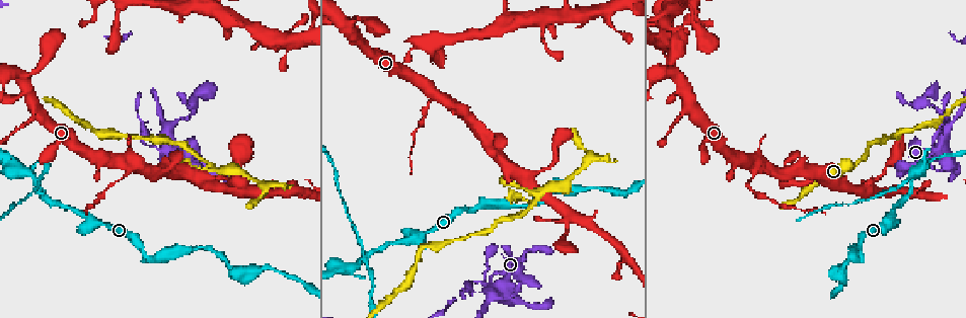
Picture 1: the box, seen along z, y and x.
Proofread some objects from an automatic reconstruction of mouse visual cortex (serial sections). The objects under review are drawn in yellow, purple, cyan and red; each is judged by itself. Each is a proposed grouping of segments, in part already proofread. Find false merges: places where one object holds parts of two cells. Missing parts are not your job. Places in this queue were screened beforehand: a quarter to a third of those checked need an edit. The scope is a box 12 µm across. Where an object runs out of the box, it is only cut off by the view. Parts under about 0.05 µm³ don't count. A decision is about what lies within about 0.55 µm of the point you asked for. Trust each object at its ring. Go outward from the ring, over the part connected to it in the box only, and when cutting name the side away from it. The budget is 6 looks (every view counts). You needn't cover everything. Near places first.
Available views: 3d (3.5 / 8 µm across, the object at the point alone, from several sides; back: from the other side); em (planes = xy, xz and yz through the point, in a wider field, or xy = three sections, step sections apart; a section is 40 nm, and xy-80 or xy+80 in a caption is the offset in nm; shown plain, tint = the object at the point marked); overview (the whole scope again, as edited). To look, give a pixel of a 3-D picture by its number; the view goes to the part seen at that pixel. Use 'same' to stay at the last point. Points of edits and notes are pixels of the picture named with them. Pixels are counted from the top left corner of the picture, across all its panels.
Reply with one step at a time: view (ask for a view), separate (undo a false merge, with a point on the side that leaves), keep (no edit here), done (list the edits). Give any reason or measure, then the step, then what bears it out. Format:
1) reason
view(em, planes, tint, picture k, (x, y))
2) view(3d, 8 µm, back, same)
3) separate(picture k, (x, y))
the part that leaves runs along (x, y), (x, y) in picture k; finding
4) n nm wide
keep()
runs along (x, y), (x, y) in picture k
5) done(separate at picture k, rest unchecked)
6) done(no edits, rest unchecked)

four arms meet
view(3d, 3.5 µm, picture 1, (679, 78))

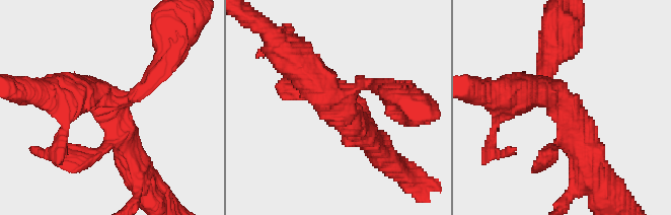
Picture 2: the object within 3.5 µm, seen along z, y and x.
4 arms; arms of 200, 200, 400, 500 nm; need the tissue
view(em, xy, step 1, tint, picture 2, (336, 101))

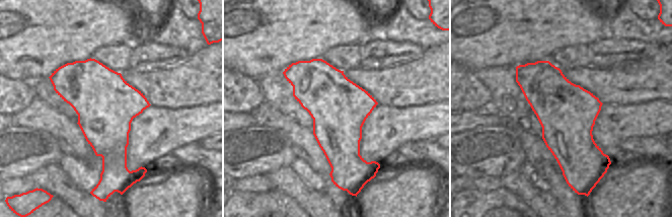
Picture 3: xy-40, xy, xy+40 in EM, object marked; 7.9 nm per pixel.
460 nm wide
keep()
runs along (589, 160), (542, 94), (547, 67) in picture 2; continuous, no second cell

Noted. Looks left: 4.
thick turns thin
view(3d, 3.5 µm, picture 1, (119, 179))

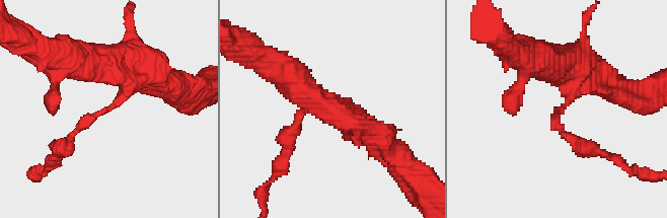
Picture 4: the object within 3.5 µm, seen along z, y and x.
arms of 150, 350 nm
view(em, xy, step 3, tint, picture 4, (557, 112))

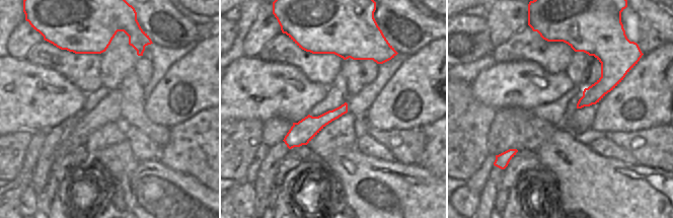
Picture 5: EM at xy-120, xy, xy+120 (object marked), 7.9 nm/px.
separate(picture 4, (558, 127))
the part that leaves runs along (560, 111), (558, 124), (568, 136), (609, 157) in picture 4; two cells meet here

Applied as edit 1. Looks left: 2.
a fork
view(3d, 3.5 µm, picture 1, (418, 237))

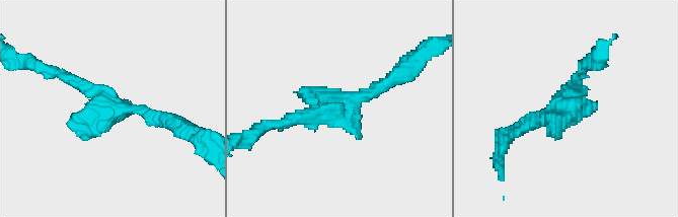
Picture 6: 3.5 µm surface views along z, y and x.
view(em, xy, step 2, tint, picture 6, (334, 108))

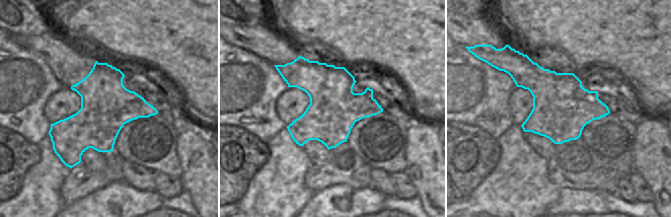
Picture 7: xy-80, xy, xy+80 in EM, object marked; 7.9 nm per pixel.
keep()
runs along (164, 121), (108, 105), (53, 74) in picture 6; continuous, no second cell

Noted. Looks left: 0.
done(separate at picture 4, rest unchecked)

